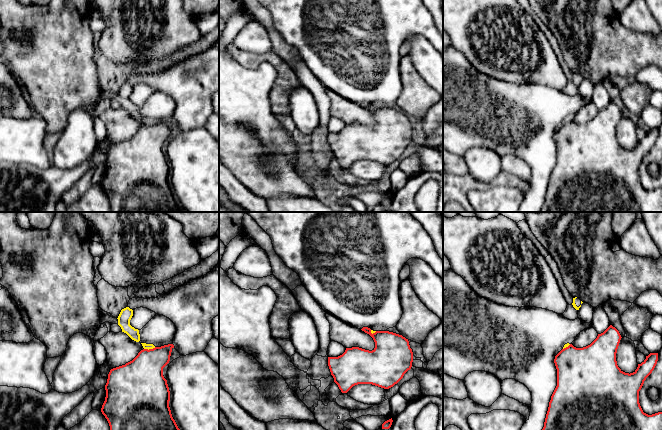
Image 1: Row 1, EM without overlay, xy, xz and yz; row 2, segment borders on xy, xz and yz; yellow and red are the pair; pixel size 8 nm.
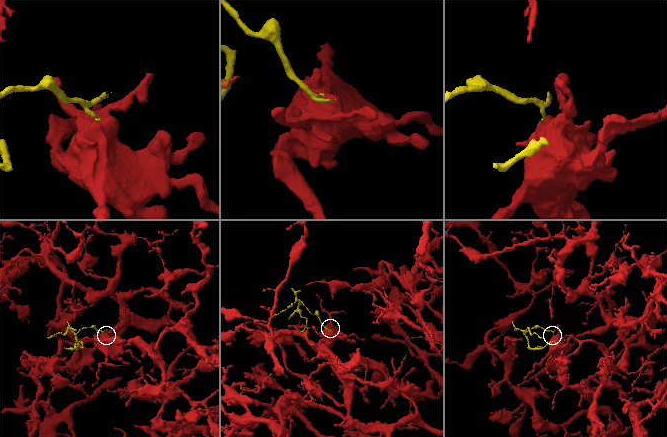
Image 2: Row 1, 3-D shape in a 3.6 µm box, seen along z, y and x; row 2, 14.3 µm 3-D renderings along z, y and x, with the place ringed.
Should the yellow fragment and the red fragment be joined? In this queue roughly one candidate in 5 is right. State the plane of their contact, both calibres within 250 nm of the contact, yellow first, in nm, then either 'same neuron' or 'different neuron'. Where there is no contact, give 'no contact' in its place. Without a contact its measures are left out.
meets yellow in xy; 50 nm thick on the yellow side, 340 nm on the other; different neuron

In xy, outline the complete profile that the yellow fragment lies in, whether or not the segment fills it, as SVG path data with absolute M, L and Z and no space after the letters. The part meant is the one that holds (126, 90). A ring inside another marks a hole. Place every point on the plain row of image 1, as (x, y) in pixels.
M126 83L121 86L118 92L118 101L121 103L122 108L126 109L132 116L139 118L140 110L139 106L130 101L130 96L133 92L133 86Z

